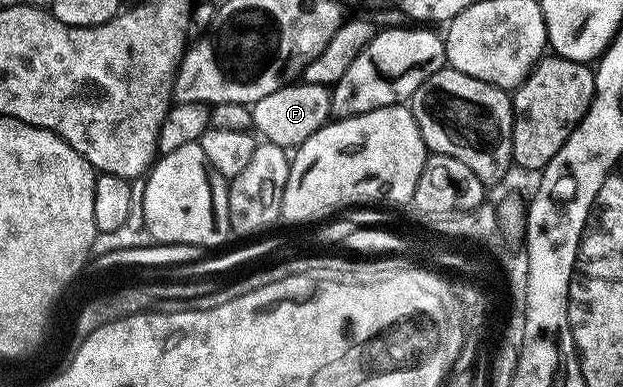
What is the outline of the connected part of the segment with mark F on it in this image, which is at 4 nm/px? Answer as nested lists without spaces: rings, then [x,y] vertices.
[[[295,81],[276,89],[276,93],[268,93],[268,97],[260,97],[260,101],[253,103],[252,127],[265,142],[296,149],[304,141],[308,141],[312,133],[331,122],[333,110],[334,97],[330,87]]]

